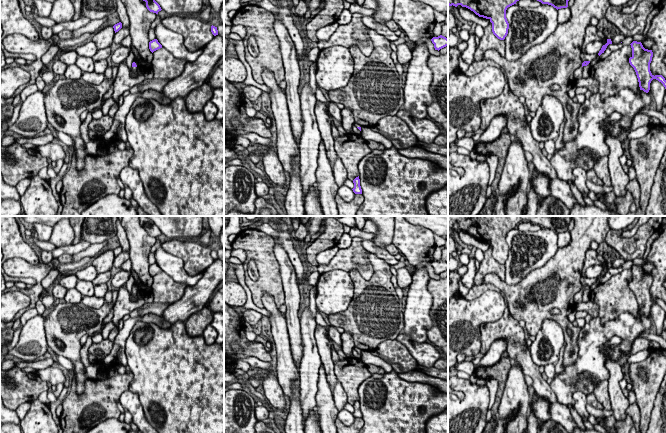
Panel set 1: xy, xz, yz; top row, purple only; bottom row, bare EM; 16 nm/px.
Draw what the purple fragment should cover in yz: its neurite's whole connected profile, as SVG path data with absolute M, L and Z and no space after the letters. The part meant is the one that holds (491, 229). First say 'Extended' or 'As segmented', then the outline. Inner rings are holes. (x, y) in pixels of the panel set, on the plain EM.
As segmented. M448 216L448 229L461 229L479 241L489 243L492 256L500 264L508 258L509 247L506 242L508 231L523 221L530 221L554 232L568 231L572 216Z

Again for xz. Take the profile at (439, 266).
As segmented. M442 259L438 261L433 261L431 263L432 267L434 268L435 274L440 274L446 270L448 270L448 263Z

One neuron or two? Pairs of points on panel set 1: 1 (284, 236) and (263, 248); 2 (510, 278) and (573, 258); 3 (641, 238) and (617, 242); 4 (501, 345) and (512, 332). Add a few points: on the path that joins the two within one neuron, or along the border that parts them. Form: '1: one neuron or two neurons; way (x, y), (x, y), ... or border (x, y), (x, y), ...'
1: two neurons; border (257, 229), (270, 235), (275, 240)
2: two neurons; border (549, 259), (517, 283), (509, 285)
3: one neuron; way (635, 237), (631, 240), (623, 241)
4: two neurons; border (507, 341), (496, 339), (485, 353)

